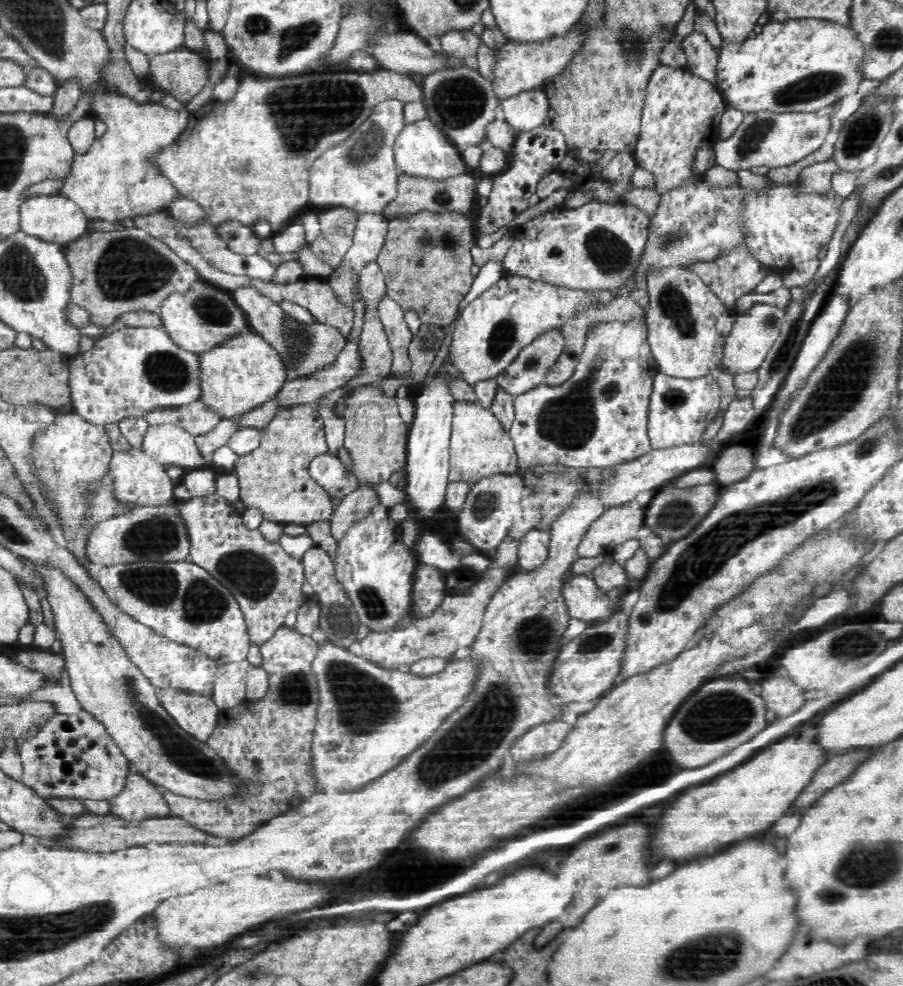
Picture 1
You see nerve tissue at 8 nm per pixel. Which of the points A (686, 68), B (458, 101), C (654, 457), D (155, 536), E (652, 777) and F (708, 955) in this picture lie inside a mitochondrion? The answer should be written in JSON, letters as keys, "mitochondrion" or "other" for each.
{"A":"other","B":"mitochondrion","C":"other","D":"mitochondrion","E":"other","F":"mitochondrion"}

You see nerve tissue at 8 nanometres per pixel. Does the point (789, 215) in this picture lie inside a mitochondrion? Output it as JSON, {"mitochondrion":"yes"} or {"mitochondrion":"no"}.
{"mitochondrion":"no"}

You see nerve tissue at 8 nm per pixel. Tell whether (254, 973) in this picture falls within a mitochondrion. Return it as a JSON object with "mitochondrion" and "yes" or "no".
{"mitochondrion":"yes"}

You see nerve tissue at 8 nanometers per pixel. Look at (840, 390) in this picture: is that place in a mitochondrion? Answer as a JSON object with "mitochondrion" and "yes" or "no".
{"mitochondrion":"yes"}

